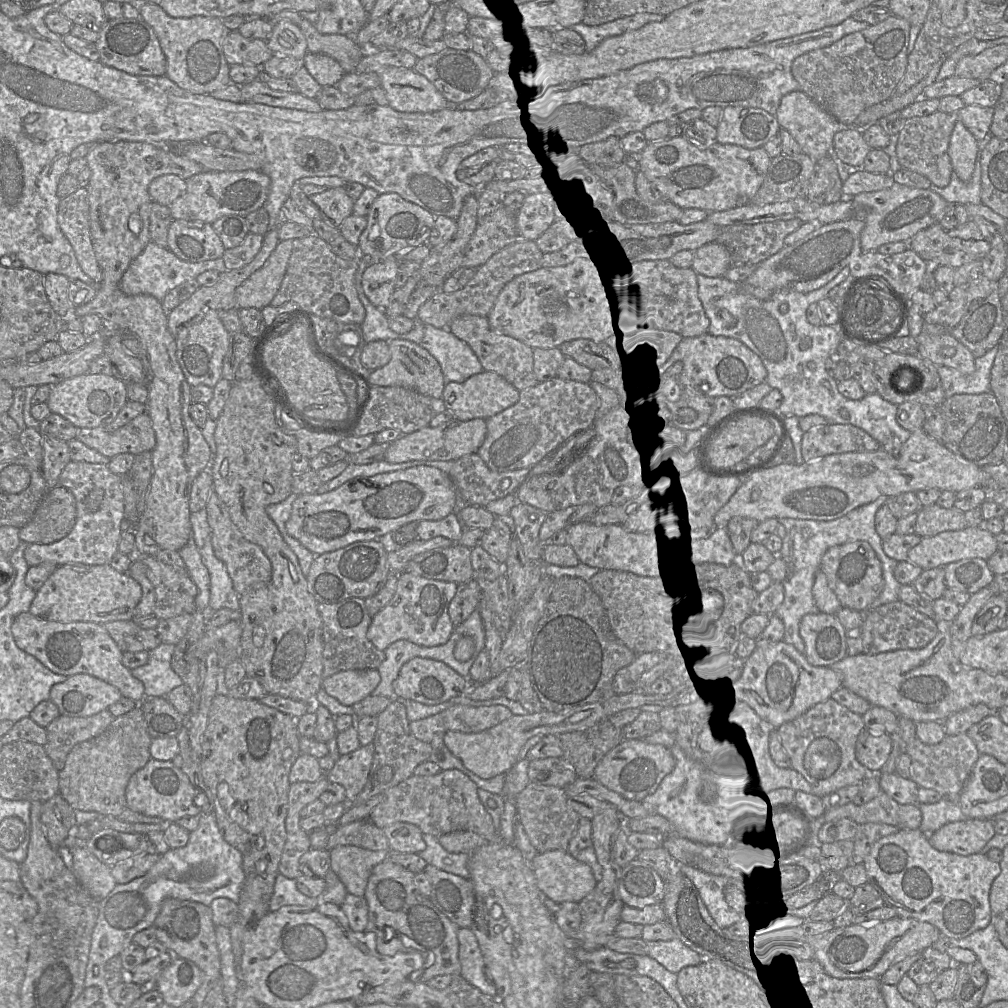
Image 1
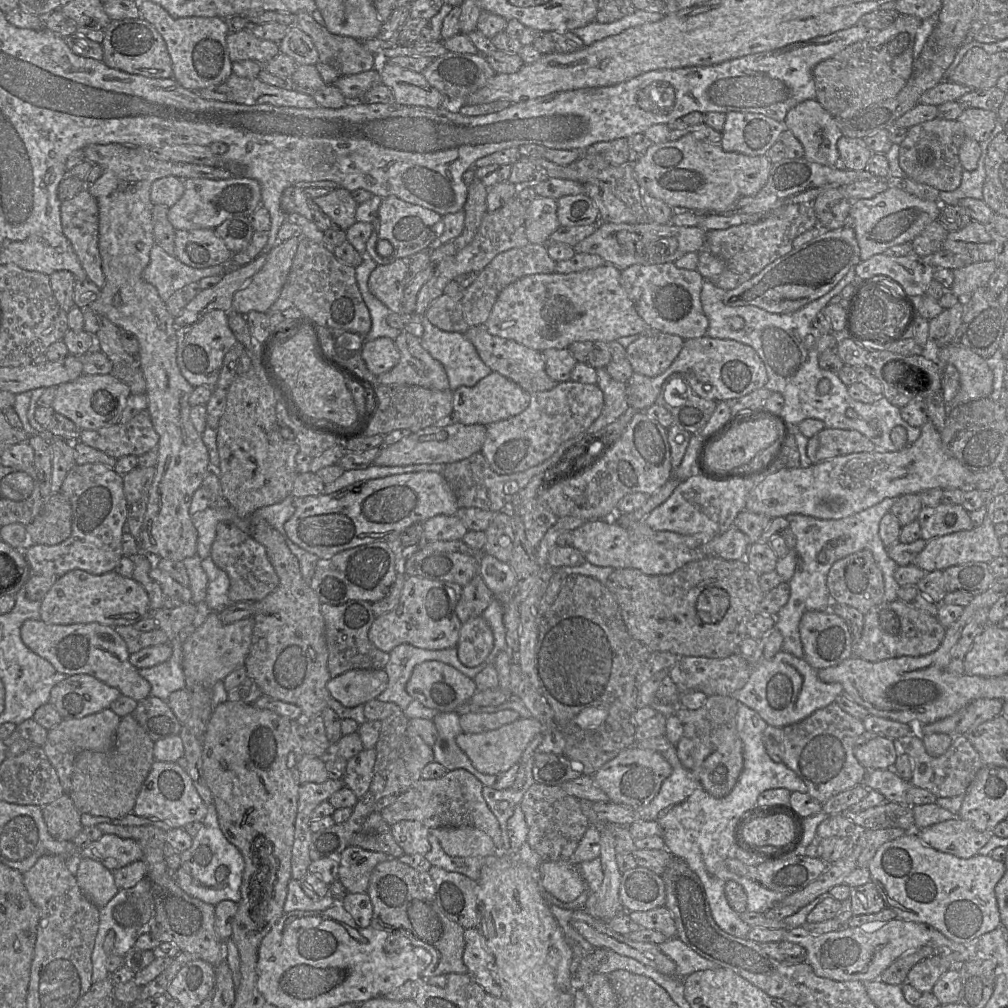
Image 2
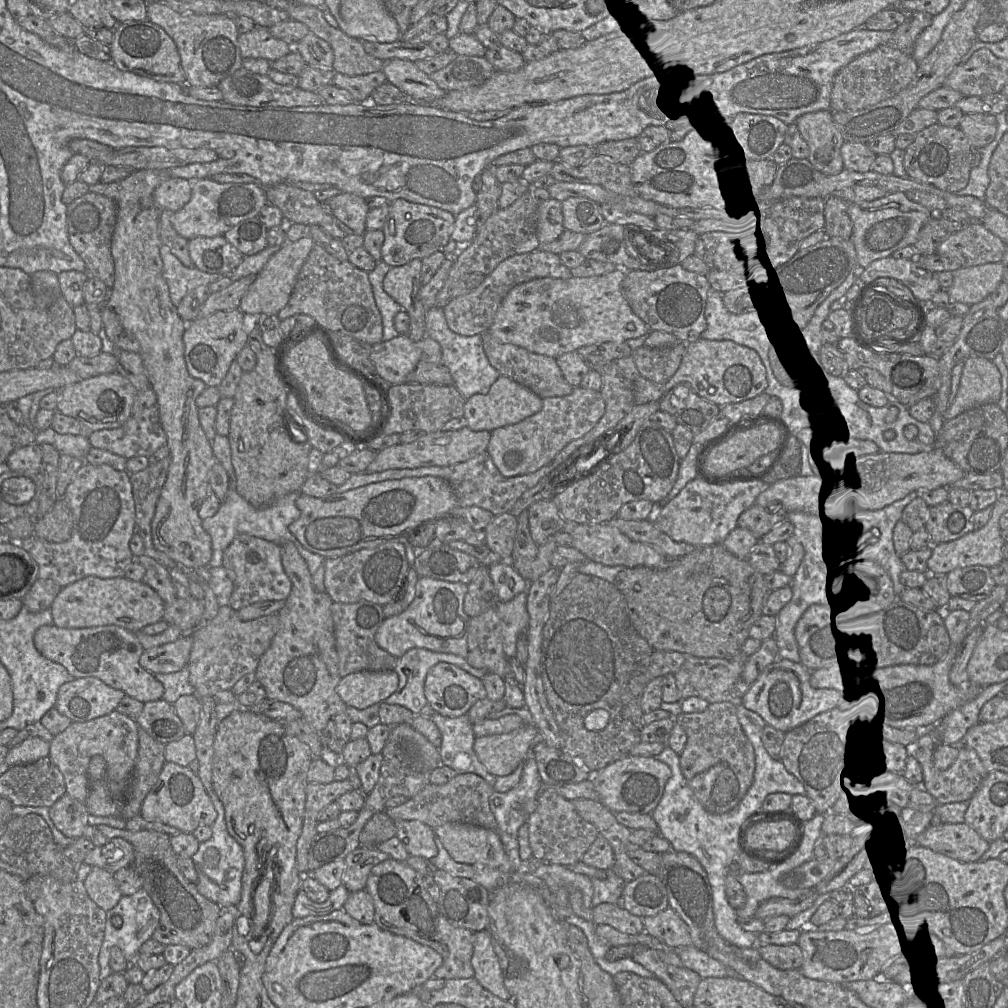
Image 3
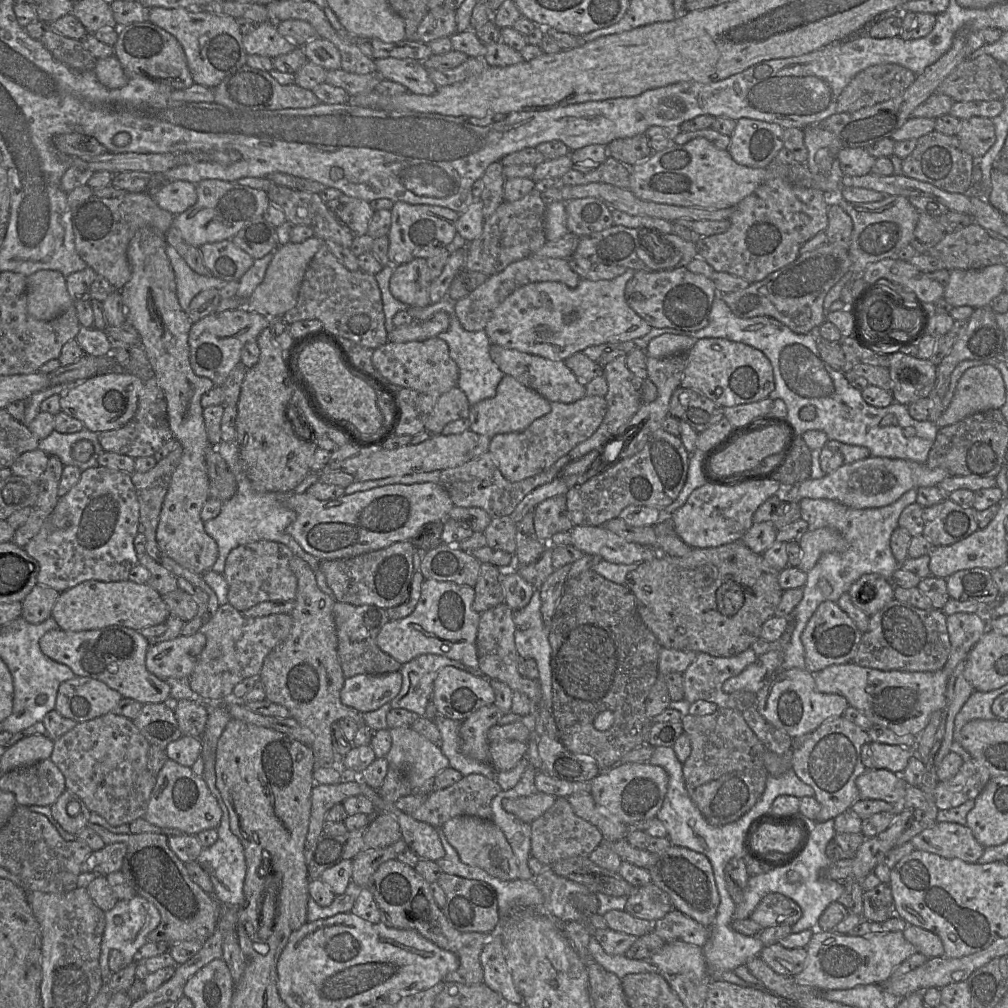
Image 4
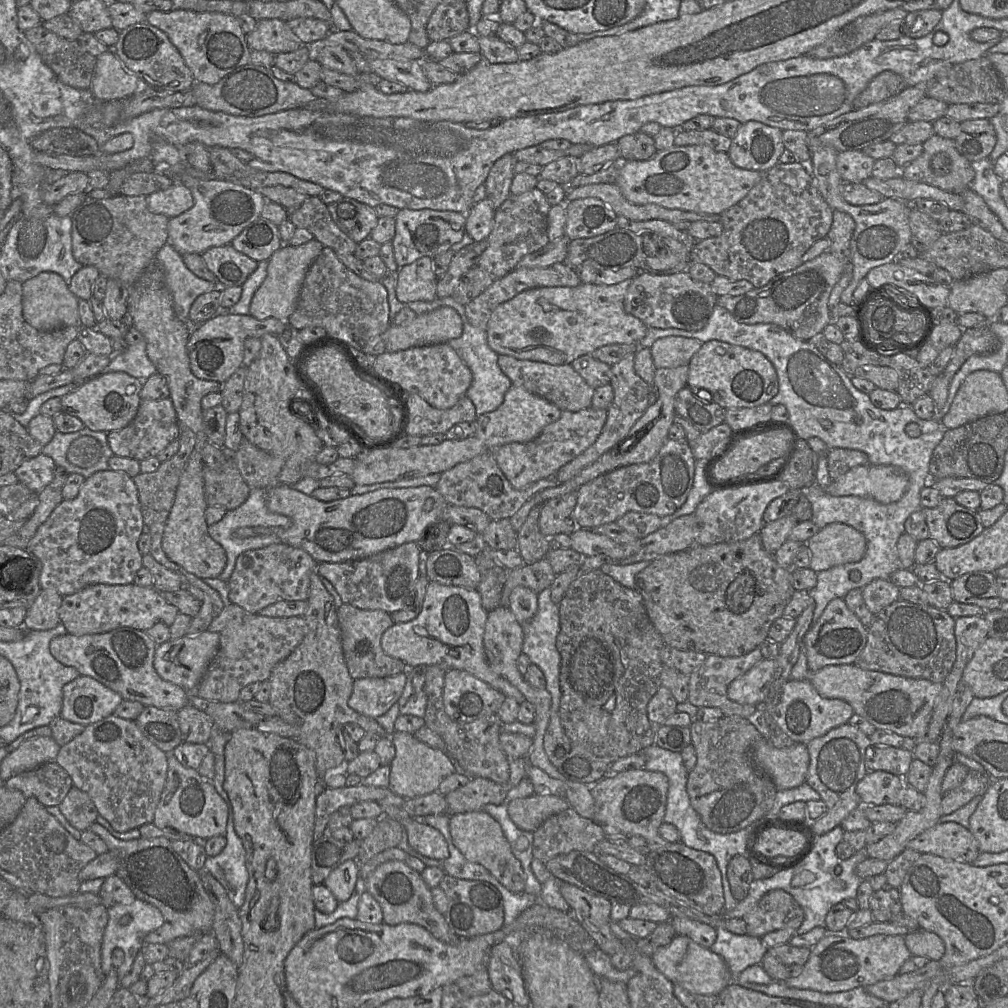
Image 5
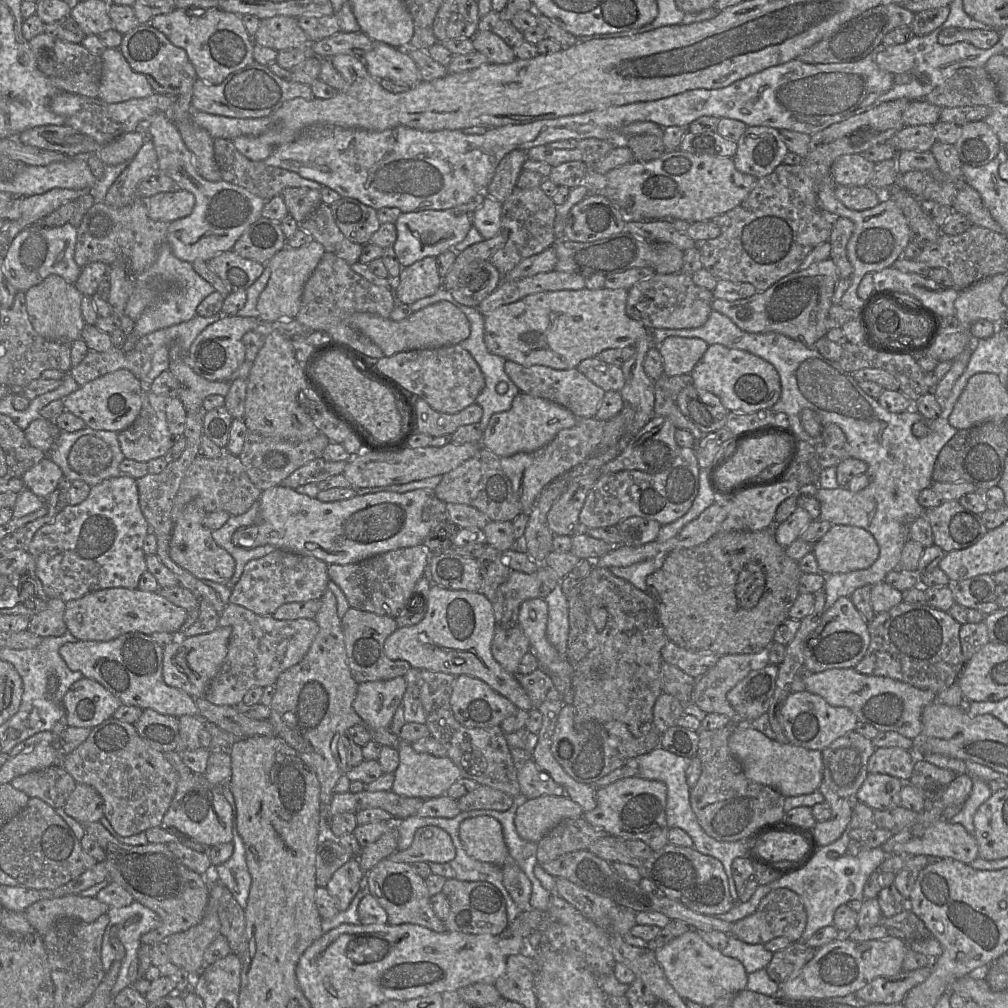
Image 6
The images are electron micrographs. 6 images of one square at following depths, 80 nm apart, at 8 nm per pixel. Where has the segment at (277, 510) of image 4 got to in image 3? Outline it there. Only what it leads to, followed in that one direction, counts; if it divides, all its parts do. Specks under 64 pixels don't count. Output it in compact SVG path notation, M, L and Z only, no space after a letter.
M230 480L229 491L225 499L222 501L217 513L212 517L202 520L202 527L210 535L212 540L212 557L209 562L209 566L222 566L223 553L225 549L230 545L233 539L240 534L247 534L265 539L277 545L283 545L287 542L291 542L296 547L300 556L307 563L315 589L320 593L325 593L323 566L325 558L306 550L288 529L289 525L300 517L300 510L296 506L298 496L299 492L290 493L278 499L270 506L255 508L238 494L235 486L231 486Z

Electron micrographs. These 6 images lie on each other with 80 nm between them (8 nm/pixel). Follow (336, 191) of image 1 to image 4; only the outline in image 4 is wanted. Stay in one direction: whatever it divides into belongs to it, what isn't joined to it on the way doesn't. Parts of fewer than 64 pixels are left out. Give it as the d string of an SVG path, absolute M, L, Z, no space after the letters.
M342 194L325 203L337 222L346 227L354 237L366 235L374 214L369 202Z

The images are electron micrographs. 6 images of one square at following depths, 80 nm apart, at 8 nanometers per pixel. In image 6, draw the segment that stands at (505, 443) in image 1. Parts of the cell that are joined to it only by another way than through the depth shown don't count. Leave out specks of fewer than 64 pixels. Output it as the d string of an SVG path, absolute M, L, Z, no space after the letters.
M596 417L578 418L573 427L559 431L547 445L532 452L520 452L512 456L501 457L501 467L510 479L513 491L521 502L522 512L530 515L537 498L549 483L597 452L602 440L604 425L605 421L598 420Z

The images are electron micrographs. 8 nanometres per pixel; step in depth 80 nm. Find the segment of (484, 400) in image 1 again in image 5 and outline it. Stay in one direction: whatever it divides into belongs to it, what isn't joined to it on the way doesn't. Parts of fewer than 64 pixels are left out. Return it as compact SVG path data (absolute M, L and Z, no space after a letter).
M513 384L505 393L503 403L496 410L476 418L475 435L488 449L497 449L512 442L529 442L536 438L547 425L558 420L561 412L562 410L553 403Z

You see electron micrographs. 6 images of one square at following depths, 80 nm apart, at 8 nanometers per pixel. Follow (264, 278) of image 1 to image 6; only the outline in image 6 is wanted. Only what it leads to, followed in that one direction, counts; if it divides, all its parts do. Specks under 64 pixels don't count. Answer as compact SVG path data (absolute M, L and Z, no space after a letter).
M316 240L299 248L291 248L286 245L265 264L270 269L270 278L257 301L260 319L276 321L296 318L300 309L305 283L325 251L324 246Z

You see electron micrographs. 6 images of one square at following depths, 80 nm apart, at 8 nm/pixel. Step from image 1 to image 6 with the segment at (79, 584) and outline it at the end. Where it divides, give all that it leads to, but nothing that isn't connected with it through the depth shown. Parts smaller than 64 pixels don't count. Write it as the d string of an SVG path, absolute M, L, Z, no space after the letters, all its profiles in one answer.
M107 588L65 602L64 622L67 630L81 641L107 642L119 636L138 632L151 636L156 632L178 634L188 612L162 597L159 592L139 588Z

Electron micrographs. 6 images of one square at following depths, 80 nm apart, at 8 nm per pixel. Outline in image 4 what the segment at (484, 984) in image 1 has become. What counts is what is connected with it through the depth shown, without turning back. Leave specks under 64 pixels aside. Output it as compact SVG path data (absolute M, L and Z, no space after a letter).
M501 936L492 937L492 940L483 947L480 962L484 973L483 983L507 1001L523 1005L522 996L514 986L503 955Z

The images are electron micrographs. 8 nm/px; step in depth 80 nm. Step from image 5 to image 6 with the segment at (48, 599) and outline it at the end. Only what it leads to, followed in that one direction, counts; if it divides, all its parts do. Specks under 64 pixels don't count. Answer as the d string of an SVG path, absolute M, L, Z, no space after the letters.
M49 599L46 608L29 619L28 631L41 637L58 637L68 630L64 622L65 602Z

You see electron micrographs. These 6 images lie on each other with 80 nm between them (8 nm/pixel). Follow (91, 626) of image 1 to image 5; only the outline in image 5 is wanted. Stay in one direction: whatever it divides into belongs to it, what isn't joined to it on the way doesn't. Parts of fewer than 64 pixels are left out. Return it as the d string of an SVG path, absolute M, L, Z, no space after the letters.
M122 627L101 634L56 636L51 640L49 650L63 665L75 668L80 675L94 678L119 693L124 700L137 701L145 707L179 711L189 704L189 693L194 692L188 692L158 675L153 664L157 646L145 631Z

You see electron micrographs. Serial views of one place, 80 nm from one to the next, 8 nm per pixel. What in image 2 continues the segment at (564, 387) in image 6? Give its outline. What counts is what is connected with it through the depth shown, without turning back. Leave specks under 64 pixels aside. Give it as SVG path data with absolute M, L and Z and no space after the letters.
M485 324L471 327L463 334L474 345L482 361L492 371L518 384L529 394L551 390L557 384L547 375L541 352L528 348L514 340L491 335Z

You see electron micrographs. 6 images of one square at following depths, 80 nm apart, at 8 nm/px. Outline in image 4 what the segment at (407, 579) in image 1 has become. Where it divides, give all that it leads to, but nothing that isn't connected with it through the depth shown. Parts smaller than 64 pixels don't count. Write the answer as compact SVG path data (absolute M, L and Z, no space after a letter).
M426 579L414 611L405 618L389 620L377 635L378 647L401 664L423 654L435 654L478 670L476 637L480 614L472 608L474 597L473 587Z

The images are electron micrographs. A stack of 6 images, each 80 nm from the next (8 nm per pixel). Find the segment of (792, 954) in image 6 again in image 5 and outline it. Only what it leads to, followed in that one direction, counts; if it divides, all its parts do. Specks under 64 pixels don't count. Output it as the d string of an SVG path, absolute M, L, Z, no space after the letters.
M781 944L768 948L760 965L774 980L784 982L798 975L810 957L811 949Z

